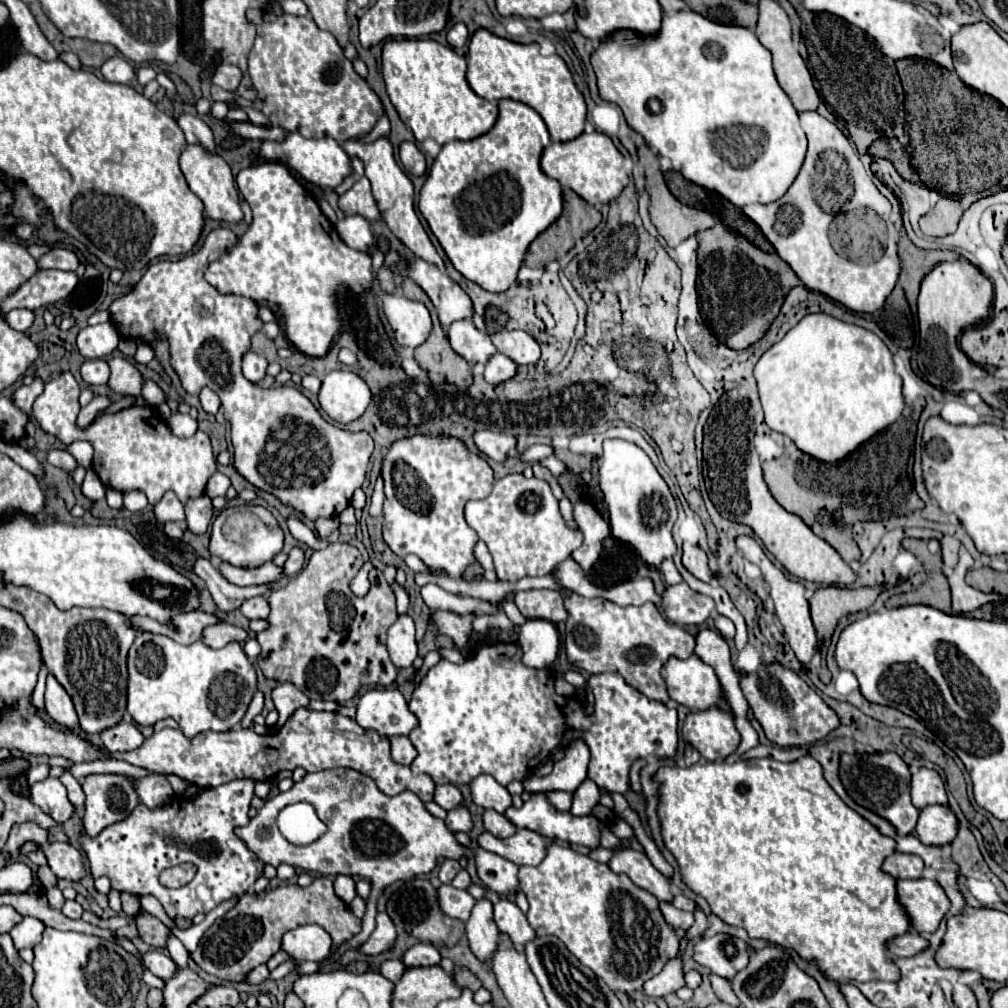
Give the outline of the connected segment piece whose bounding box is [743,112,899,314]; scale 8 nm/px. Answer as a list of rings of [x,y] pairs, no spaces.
[[[801,112],[799,118],[809,140],[807,158],[803,162],[801,172],[797,174],[795,182],[785,192],[785,196],[771,204],[745,206],[743,212],[763,230],[765,238],[775,246],[777,254],[793,268],[793,272],[809,290],[821,292],[855,312],[877,312],[885,306],[885,300],[893,292],[899,278],[897,230],[893,228],[893,224],[889,224],[889,246],[885,248],[883,258],[869,266],[859,266],[835,254],[827,238],[827,230],[833,222],[833,214],[837,214],[841,206],[843,210],[867,206],[875,210],[881,218],[889,218],[891,204],[883,194],[879,194],[877,186],[867,176],[861,160],[853,152],[849,138],[833,122],[819,116],[817,112]]]

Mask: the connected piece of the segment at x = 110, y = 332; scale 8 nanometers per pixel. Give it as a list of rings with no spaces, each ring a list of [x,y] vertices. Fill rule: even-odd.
[[[113,322],[87,326],[77,336],[79,352],[85,358],[105,358],[117,348],[117,344],[119,344],[119,334]]]

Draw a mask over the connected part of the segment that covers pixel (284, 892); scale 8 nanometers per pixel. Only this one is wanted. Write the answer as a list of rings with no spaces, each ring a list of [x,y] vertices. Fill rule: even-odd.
[[[321,876],[315,878],[307,888],[289,884],[275,890],[265,890],[255,896],[243,894],[239,904],[203,936],[197,952],[193,952],[191,958],[199,964],[199,968],[221,980],[245,982],[247,974],[253,968],[267,962],[281,948],[279,938],[299,924],[319,924],[321,928],[325,928],[333,940],[333,950],[361,932],[361,920],[349,910],[343,900],[335,896],[333,882]]]

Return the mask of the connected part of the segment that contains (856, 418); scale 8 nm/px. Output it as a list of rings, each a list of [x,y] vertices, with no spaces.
[[[807,314],[783,340],[773,344],[757,362],[755,380],[767,426],[789,436],[799,450],[823,462],[845,458],[859,444],[881,432],[881,428],[893,424],[905,408],[901,376],[895,372],[893,356],[885,342],[861,326],[841,322],[829,314]]]

